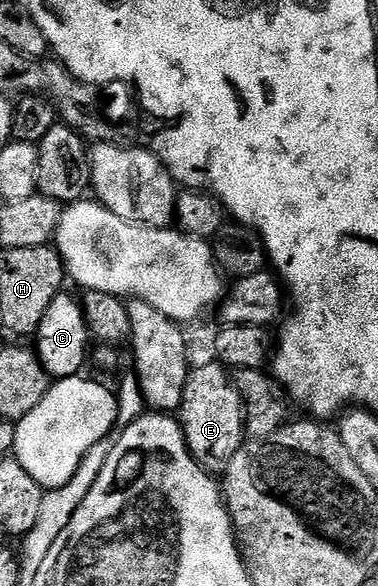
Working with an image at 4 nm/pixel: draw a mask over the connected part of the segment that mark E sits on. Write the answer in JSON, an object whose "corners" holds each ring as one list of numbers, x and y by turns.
{"corners":[[210,360,206,366,194,365,190,369,179,421,187,448,202,468,217,476,229,467,235,452,239,452,239,448,247,441,245,419,245,404,241,401,241,393,237,391,234,379,226,367,216,360]]}

